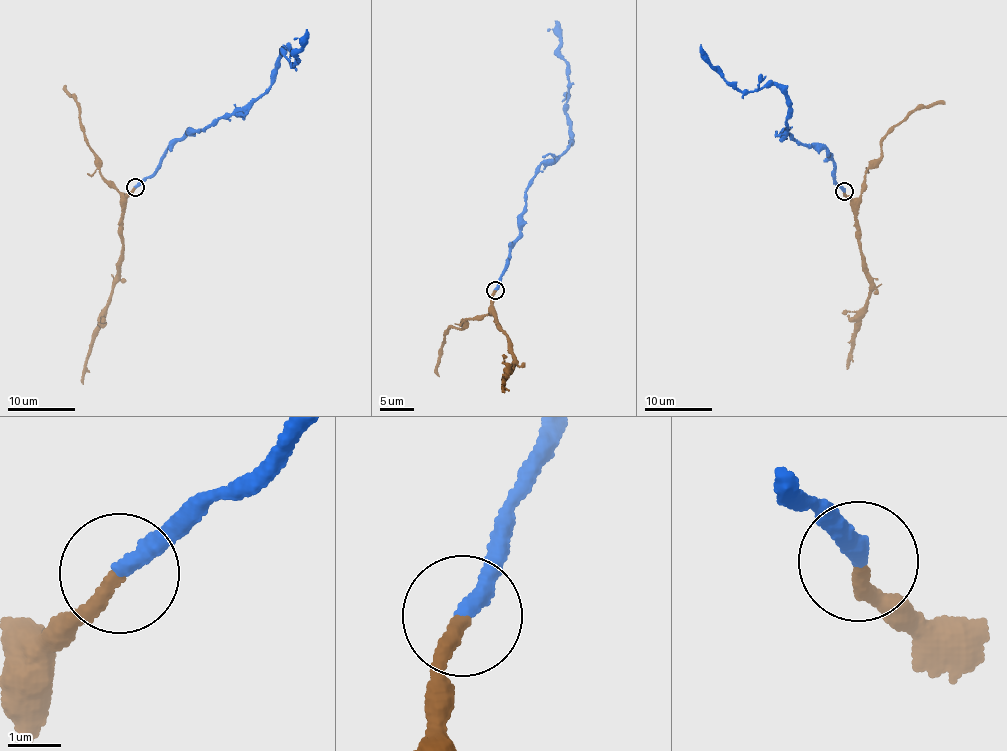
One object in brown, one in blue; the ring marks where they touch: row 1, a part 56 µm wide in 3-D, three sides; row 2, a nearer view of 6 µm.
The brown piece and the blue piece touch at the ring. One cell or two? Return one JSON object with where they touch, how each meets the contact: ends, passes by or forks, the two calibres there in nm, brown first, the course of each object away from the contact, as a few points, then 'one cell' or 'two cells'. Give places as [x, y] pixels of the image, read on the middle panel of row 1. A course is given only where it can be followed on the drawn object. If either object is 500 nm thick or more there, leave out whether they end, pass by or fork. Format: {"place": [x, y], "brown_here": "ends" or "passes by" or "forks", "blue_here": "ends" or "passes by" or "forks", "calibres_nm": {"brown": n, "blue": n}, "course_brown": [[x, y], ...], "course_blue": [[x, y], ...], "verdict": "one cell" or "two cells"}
{"place": [495, 290], "brown_here": "ends", "blue_here": "ends", "calibres_nm": {"brown": 240, "blue": 320}, "course_brown": [[495, 291], [492, 308], [510, 343], [515, 363], [503, 385], [505, 392]], "course_blue": [[495, 291], [520, 231], [524, 196], [540, 164], [560, 157], [572, 137], [566, 112], [566, 63], [556, 21]], "verdict": "one cell"}

